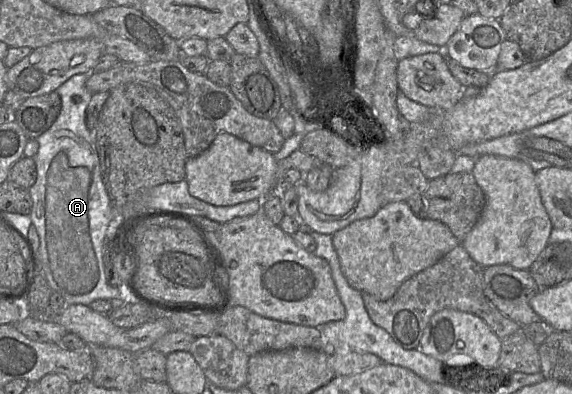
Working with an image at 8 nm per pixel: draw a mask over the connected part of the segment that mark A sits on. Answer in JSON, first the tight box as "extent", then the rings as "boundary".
{"extent":[28,74,128,306],"boundary":[[[77,74],[69,78],[56,92],[61,98],[61,110],[51,127],[36,138],[39,148],[33,160],[36,165],[36,180],[28,189],[31,199],[29,216],[39,237],[39,259],[48,286],[59,293],[67,305],[81,304],[89,306],[97,299],[110,300],[120,298],[128,302],[127,290],[110,285],[107,282],[103,254],[106,243],[112,238],[116,226],[124,220],[103,184],[99,159],[94,146],[94,134],[86,127],[86,108],[91,93],[86,87],[89,74]]]}

